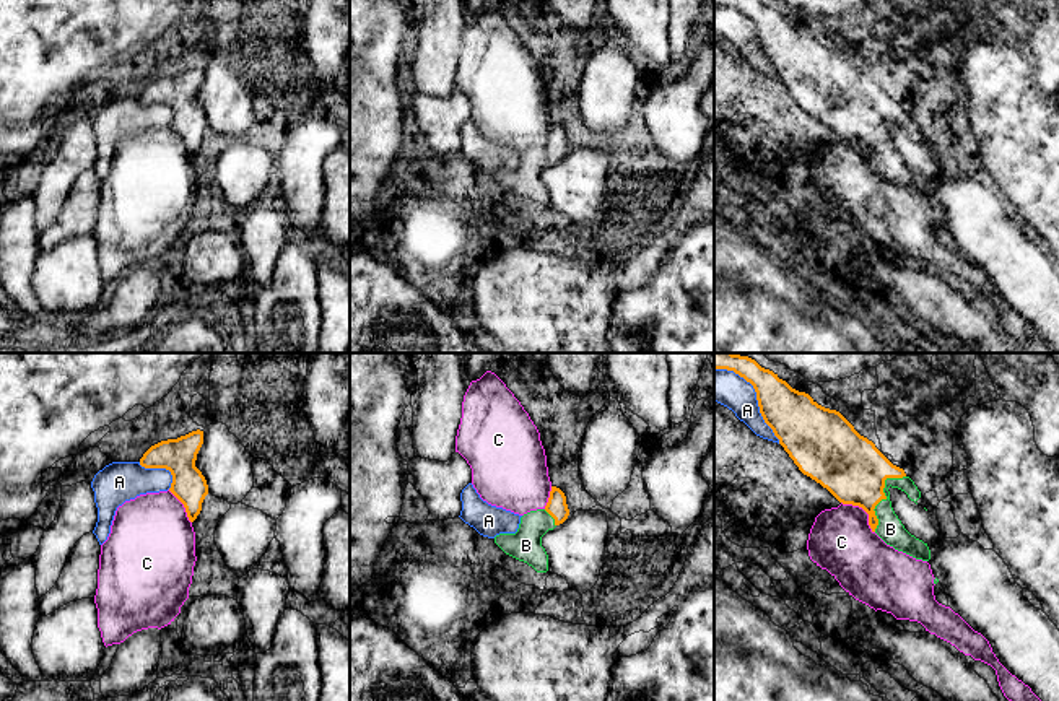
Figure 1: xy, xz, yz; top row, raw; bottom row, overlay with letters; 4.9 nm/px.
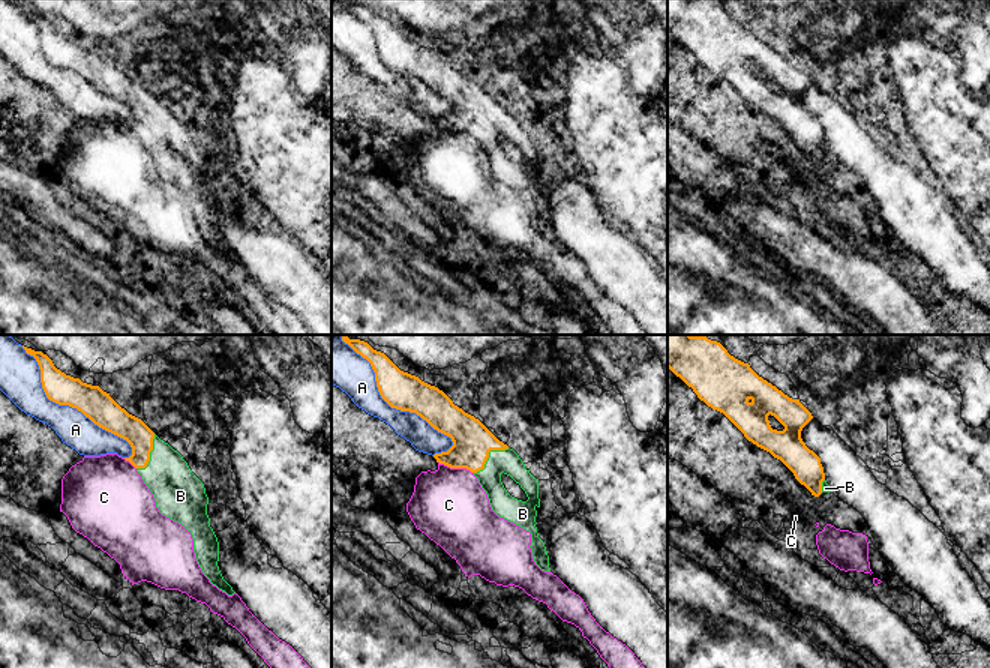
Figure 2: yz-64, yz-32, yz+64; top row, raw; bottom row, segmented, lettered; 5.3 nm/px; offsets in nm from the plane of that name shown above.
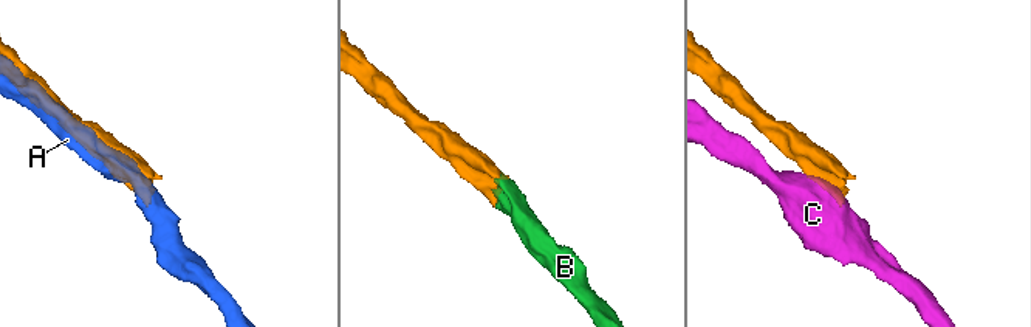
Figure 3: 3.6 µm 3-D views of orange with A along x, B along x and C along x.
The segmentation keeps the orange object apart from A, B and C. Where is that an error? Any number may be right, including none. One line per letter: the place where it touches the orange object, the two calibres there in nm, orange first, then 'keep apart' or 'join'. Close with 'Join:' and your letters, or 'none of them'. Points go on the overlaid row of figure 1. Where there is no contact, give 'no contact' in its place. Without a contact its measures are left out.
A: yz (757, 396) | 260/170 nm | keep apart
B: yz (885, 496) | 320/130 nm | join
C: yz (864, 509) | 320/320 nm | keep apart
Join: B

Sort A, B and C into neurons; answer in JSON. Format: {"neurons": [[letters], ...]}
{"neurons": [["A"], ["B"], ["C"]]}

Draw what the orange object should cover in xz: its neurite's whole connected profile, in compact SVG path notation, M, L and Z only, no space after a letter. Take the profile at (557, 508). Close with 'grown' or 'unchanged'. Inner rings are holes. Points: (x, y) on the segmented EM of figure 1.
M551 486L543 509L530 511L521 517L516 533L499 533L495 543L509 556L527 563L537 573L548 571L548 555L542 546L542 537L563 524L569 516L564 493Z; grown

